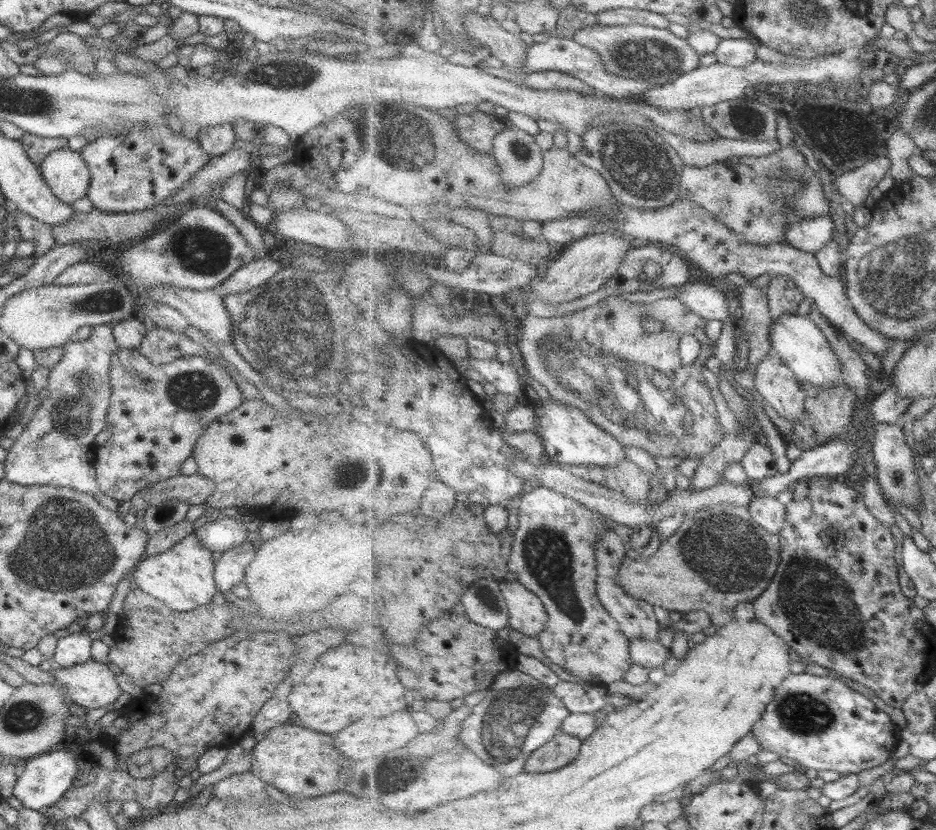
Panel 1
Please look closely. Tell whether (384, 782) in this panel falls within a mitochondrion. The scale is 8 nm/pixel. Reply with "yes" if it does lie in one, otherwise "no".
yes

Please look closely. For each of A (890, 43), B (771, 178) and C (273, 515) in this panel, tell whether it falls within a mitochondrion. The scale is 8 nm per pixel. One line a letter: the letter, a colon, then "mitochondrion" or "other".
A: other
B: mitochondrion
C: other

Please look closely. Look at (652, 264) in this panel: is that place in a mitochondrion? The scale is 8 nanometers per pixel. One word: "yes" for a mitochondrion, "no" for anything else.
no

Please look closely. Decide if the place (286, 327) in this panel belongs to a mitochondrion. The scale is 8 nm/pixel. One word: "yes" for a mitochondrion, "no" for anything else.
yes

